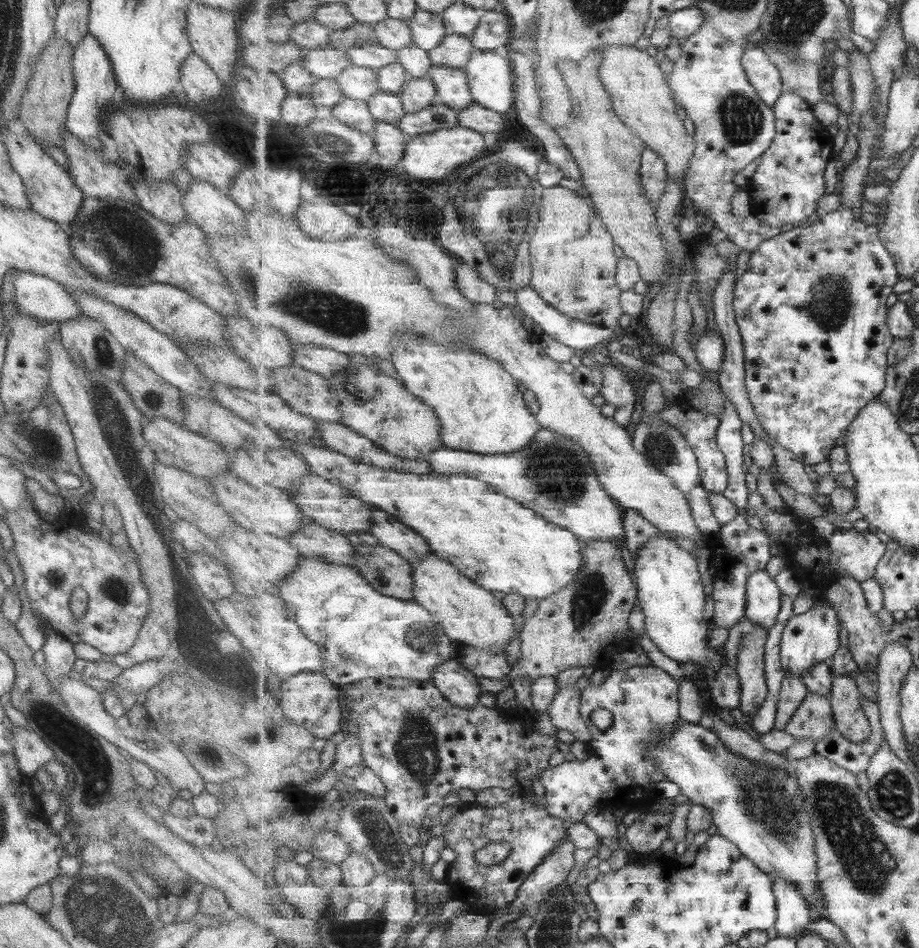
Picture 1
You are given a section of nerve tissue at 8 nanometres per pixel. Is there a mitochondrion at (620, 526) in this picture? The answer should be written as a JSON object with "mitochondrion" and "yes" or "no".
{"mitochondrion":"no"}

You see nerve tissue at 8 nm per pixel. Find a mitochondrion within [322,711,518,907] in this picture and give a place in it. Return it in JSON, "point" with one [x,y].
{"point":[378,833]}

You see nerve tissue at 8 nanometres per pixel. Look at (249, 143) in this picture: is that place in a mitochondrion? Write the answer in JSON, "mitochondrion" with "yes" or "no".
{"mitochondrion":"yes"}

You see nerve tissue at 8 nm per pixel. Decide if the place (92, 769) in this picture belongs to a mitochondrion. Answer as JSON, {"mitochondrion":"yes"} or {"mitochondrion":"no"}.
{"mitochondrion":"yes"}

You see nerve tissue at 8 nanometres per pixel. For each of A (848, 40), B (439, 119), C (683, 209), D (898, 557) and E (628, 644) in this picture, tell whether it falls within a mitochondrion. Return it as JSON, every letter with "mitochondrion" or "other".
{"A":"other","B":"other","C":"other","D":"other","E":"other"}

